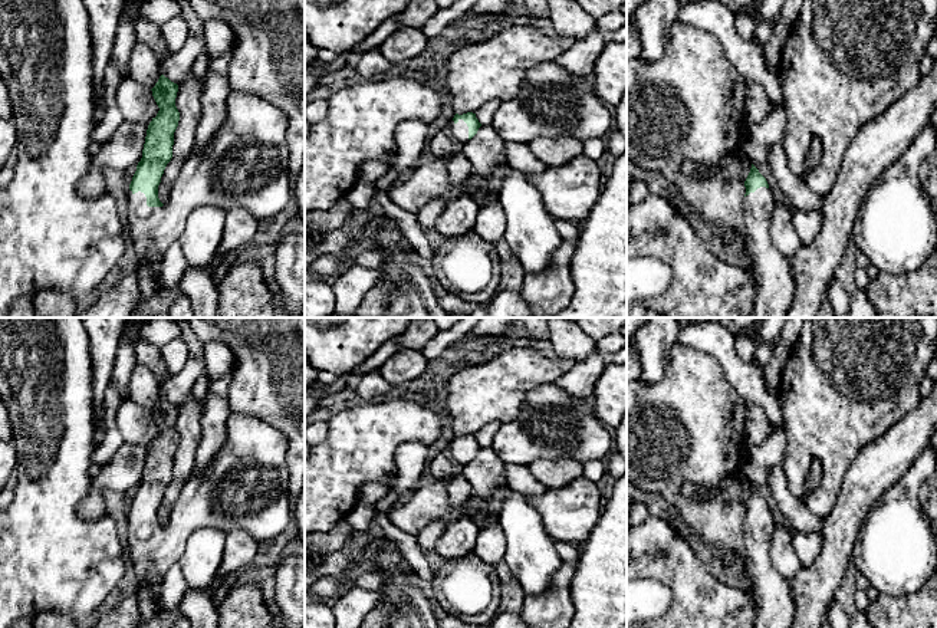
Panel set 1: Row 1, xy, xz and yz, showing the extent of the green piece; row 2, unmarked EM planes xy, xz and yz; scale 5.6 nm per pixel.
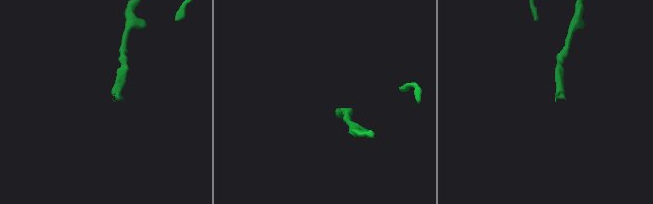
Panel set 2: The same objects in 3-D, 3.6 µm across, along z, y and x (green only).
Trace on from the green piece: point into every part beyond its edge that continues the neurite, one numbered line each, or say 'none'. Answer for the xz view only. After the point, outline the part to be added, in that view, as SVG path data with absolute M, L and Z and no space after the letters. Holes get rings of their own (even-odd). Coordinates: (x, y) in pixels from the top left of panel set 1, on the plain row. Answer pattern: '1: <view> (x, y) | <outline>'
1: xz (460, 453) | M451 441L448 447L450 447L453 458L457 463L463 466L468 463L468 448L463 441L458 441L457 445Z

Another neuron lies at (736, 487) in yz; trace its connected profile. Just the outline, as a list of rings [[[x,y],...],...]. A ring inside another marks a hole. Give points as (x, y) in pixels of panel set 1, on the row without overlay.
[[[734,473],[727,477],[719,487],[717,491],[724,503],[742,502],[746,503],[752,490],[750,481],[740,473]]]

